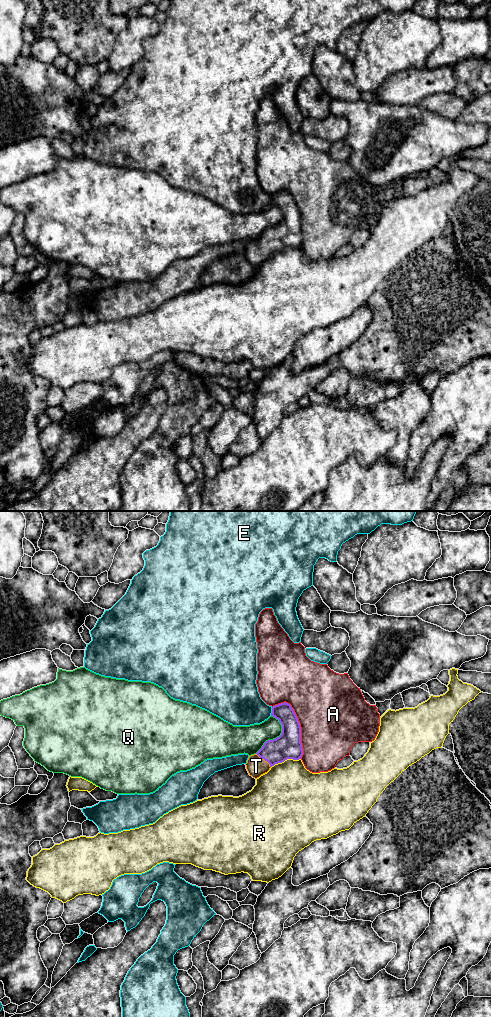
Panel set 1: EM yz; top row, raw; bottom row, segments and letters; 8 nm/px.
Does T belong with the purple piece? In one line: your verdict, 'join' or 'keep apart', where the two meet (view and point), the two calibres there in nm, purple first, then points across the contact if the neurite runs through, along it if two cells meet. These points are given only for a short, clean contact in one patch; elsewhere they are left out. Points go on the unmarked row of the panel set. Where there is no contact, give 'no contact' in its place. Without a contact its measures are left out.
join | yz (264, 247) | 220/160 nm | across yz (288, 233), (272, 240), (264, 247), (256, 254)

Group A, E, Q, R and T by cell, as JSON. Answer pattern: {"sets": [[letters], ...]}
{"sets": [["A"], ["E"], ["Q"], ["R"], ["T"]]}

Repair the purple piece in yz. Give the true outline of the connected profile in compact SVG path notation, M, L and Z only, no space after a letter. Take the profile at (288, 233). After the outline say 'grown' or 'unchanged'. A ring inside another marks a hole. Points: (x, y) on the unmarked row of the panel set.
M284 190L273 194L271 204L281 211L282 221L276 227L266 229L256 242L249 244L246 257L255 267L275 252L287 247L299 248L303 243L301 215L291 193Z; grown

